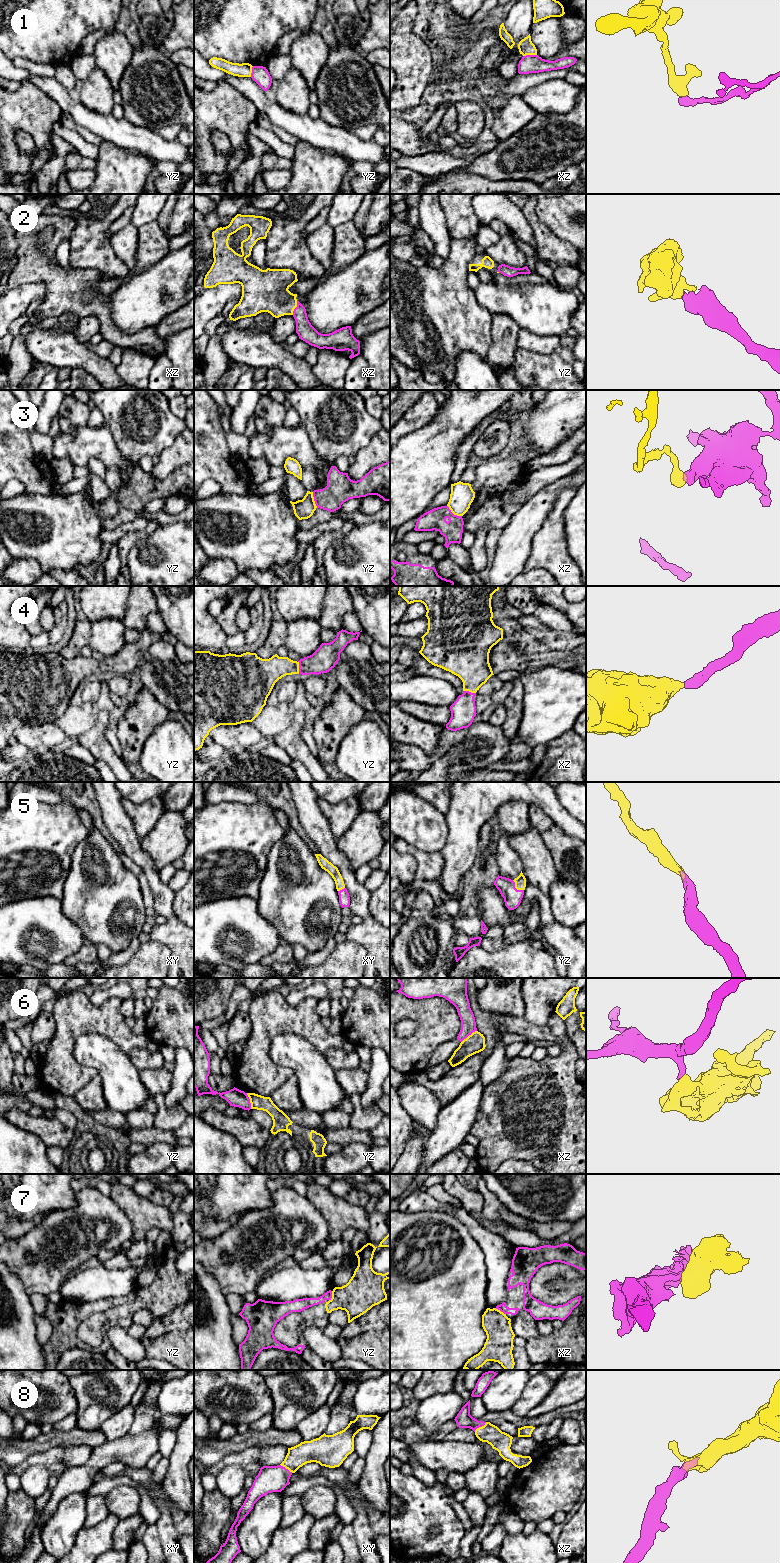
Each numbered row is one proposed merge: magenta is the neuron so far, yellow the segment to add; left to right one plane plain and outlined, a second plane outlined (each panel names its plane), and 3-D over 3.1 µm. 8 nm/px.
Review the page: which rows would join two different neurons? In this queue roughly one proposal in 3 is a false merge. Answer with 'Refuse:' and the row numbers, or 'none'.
Refuse: 1, 3, 6, 7

